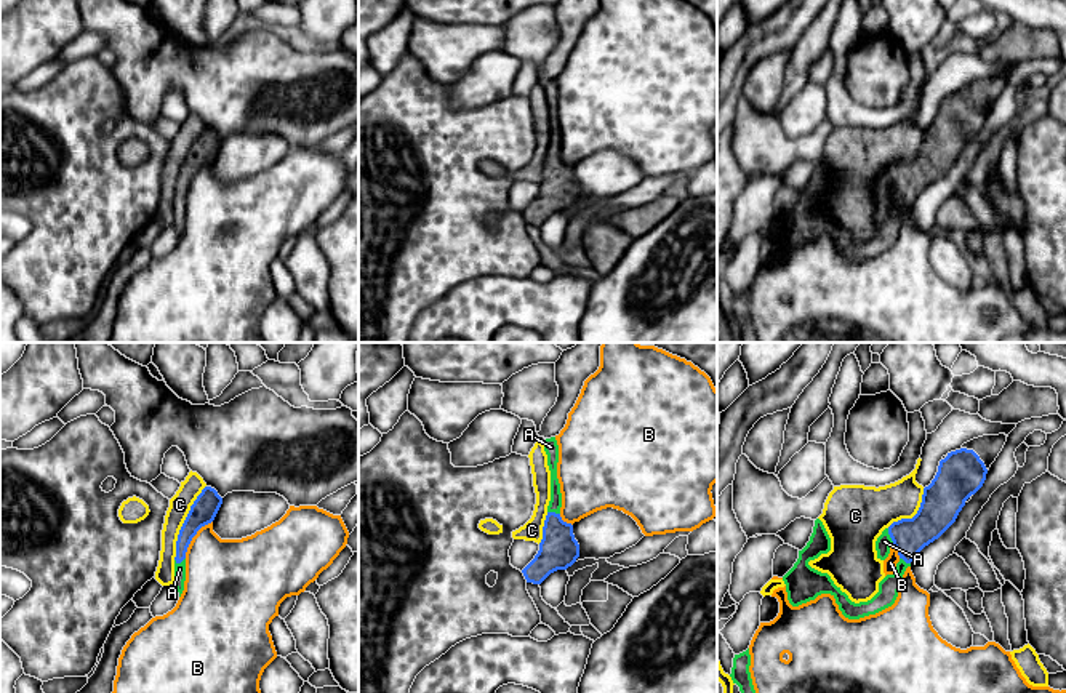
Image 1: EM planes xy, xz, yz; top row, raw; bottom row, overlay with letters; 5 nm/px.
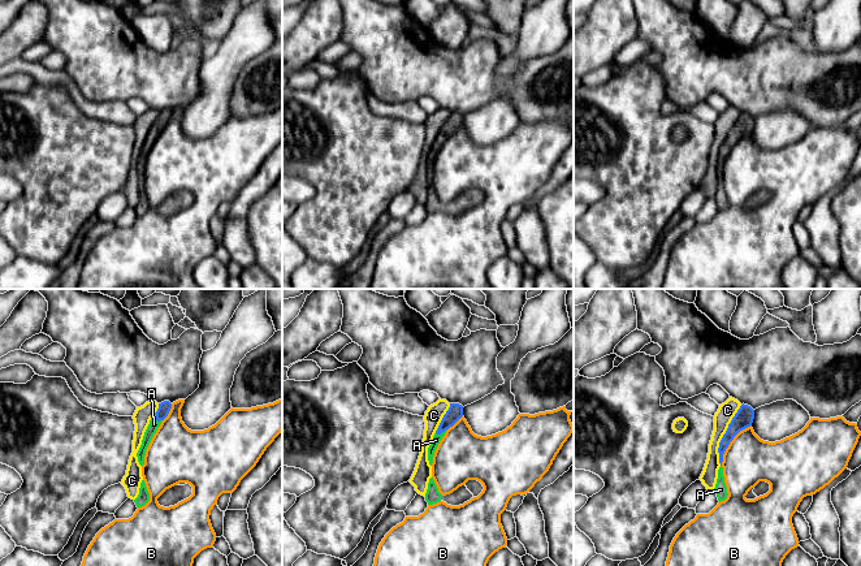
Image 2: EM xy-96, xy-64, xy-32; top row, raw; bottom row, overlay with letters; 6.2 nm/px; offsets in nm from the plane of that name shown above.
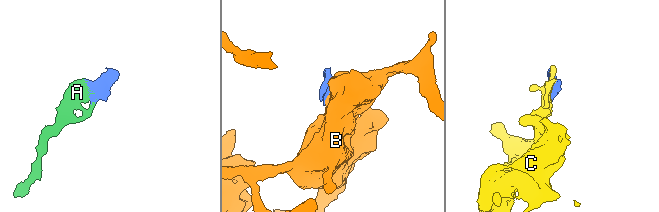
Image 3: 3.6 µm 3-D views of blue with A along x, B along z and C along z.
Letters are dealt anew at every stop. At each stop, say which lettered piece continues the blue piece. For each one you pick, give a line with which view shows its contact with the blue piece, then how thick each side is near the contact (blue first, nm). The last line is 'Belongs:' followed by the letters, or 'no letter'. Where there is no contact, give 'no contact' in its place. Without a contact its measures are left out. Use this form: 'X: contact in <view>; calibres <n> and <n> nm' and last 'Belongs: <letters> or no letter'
A: contact in yz; calibres 180 and 80 nm
Belongs: A

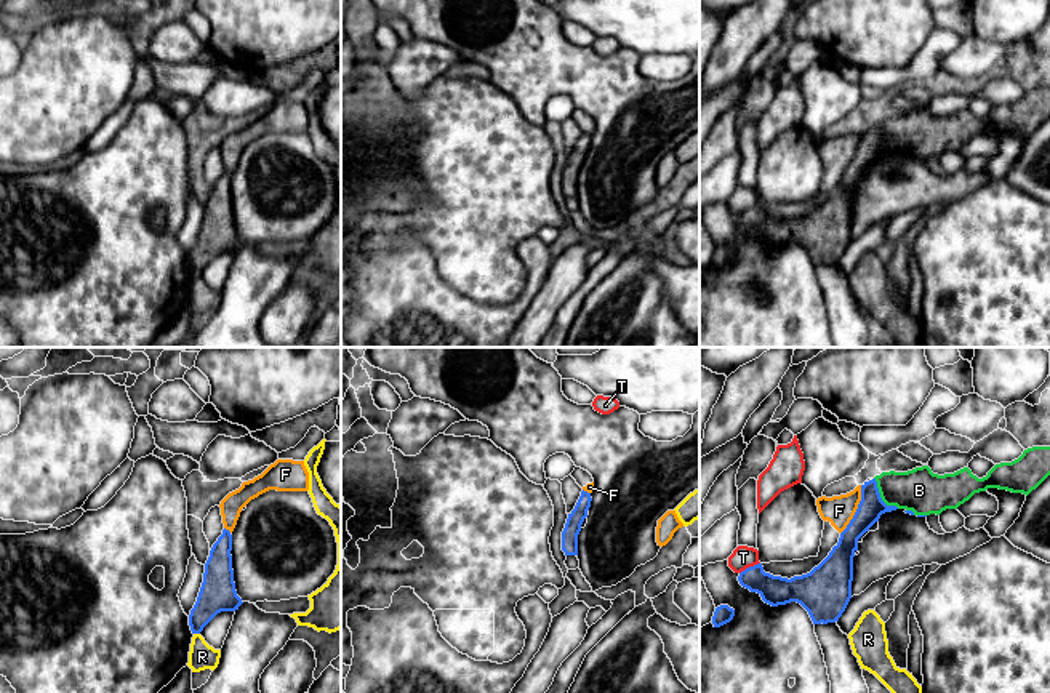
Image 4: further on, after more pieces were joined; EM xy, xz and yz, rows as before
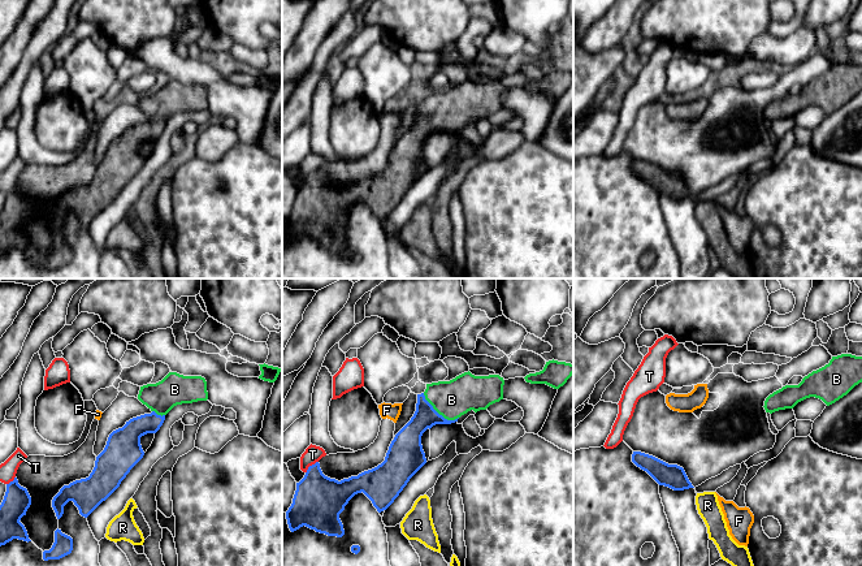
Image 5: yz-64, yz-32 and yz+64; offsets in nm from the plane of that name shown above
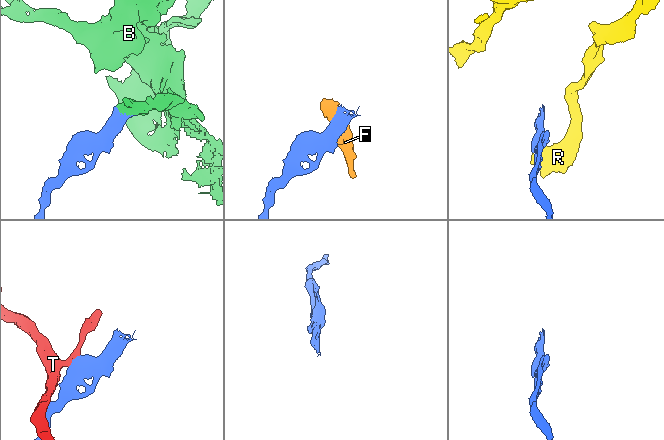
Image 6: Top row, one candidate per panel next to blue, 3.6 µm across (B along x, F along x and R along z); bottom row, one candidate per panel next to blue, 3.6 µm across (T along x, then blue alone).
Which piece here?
B: contact in yz; calibres 130 and 220 nm
Belongs: B

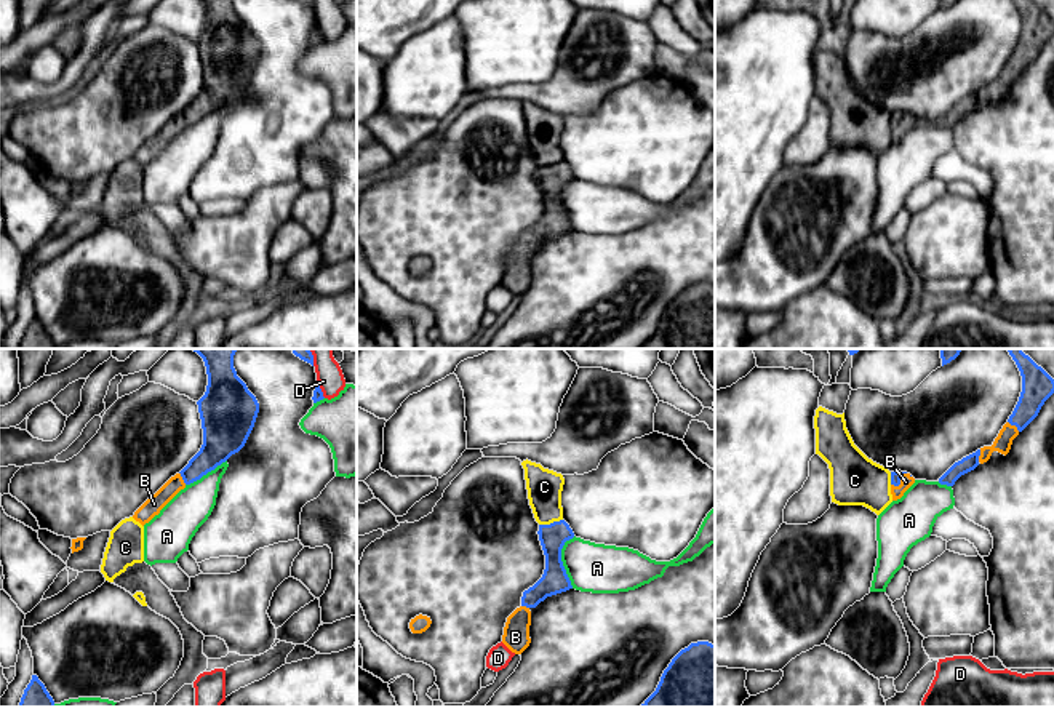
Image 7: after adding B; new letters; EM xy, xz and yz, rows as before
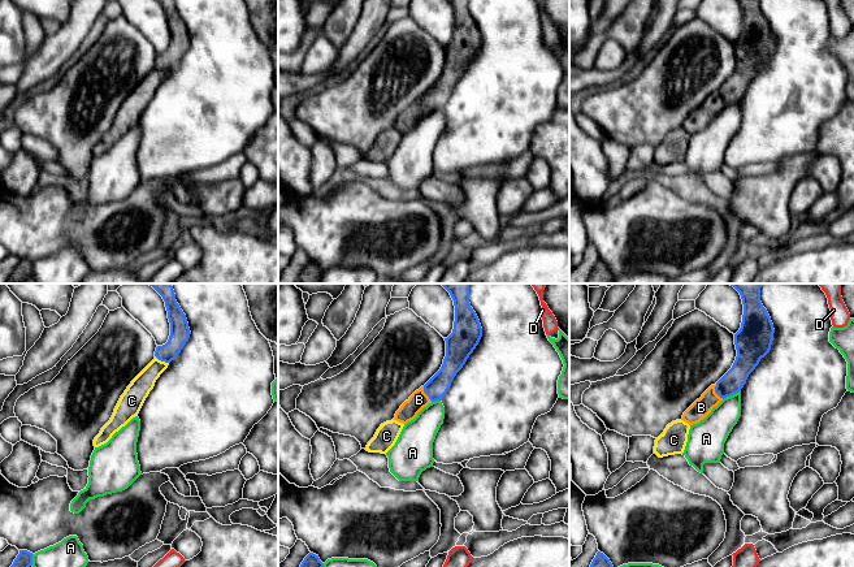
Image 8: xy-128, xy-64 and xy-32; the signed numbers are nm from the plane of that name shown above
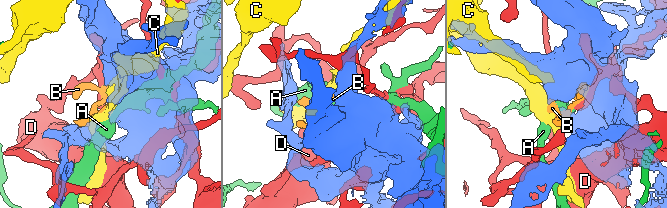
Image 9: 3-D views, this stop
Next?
B: contact in yz; calibres 50 and 60 nm
Belongs: B

